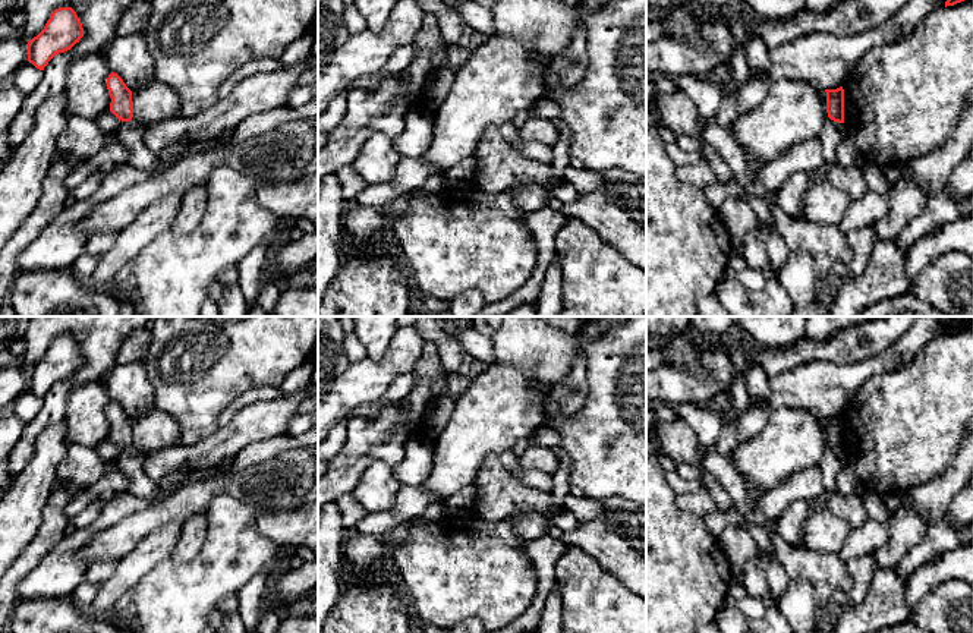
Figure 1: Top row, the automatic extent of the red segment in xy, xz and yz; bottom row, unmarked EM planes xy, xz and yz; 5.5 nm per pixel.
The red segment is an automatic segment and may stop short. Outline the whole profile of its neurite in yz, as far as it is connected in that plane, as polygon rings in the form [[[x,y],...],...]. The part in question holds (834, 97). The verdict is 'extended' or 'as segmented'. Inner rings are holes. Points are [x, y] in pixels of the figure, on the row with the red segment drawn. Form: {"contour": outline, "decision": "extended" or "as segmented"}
{"contour": [[[825,89],[826,92],[826,113],[834,122],[844,123],[844,89]]], "decision": "as segmented"}

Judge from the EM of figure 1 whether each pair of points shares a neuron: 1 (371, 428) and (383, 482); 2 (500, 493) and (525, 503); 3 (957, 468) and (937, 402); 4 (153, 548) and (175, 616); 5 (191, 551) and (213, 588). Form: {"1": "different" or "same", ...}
{"1": "different", "2": "same", "3": "different", "4": "different", "5": "different"}

